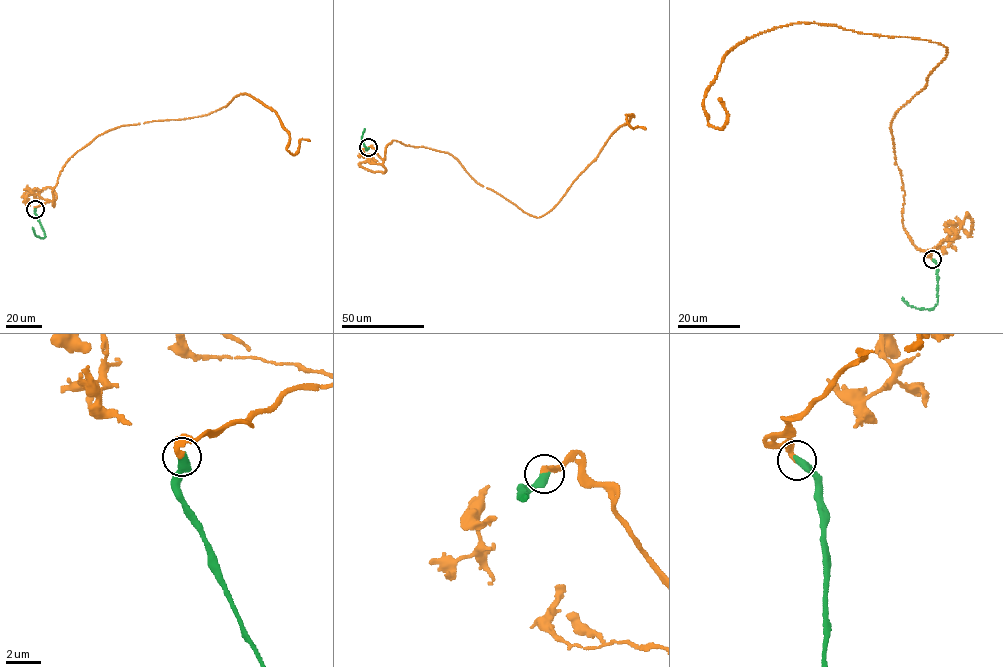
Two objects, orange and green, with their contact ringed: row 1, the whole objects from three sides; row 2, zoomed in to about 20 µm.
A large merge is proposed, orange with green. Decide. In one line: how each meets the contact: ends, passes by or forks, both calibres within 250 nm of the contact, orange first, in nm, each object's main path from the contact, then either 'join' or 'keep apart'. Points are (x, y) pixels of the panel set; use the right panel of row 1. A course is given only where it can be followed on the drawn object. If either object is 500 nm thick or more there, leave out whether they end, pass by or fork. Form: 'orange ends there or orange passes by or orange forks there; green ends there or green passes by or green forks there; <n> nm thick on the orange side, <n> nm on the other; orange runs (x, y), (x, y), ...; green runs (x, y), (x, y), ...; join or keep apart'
orange ends there; green ends there; 300 nm thick on the orange side, 480 nm on the other; orange runs (932, 259), (890, 126), (947, 48), (774, 27), (726, 52), (716, 127), (721, 101); green runs (932, 259), (937, 272), (937, 304), (933, 308), (920, 309), (910, 306), (902, 297); join

